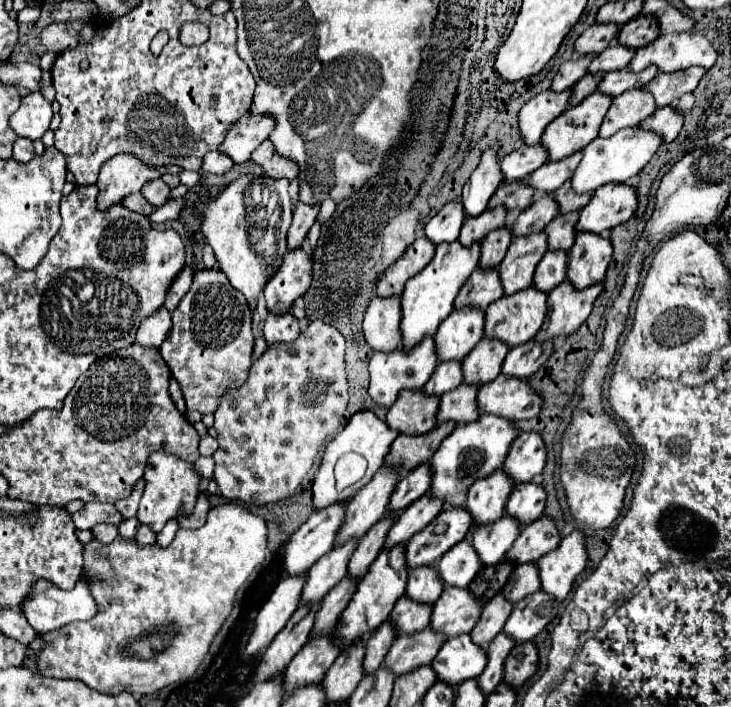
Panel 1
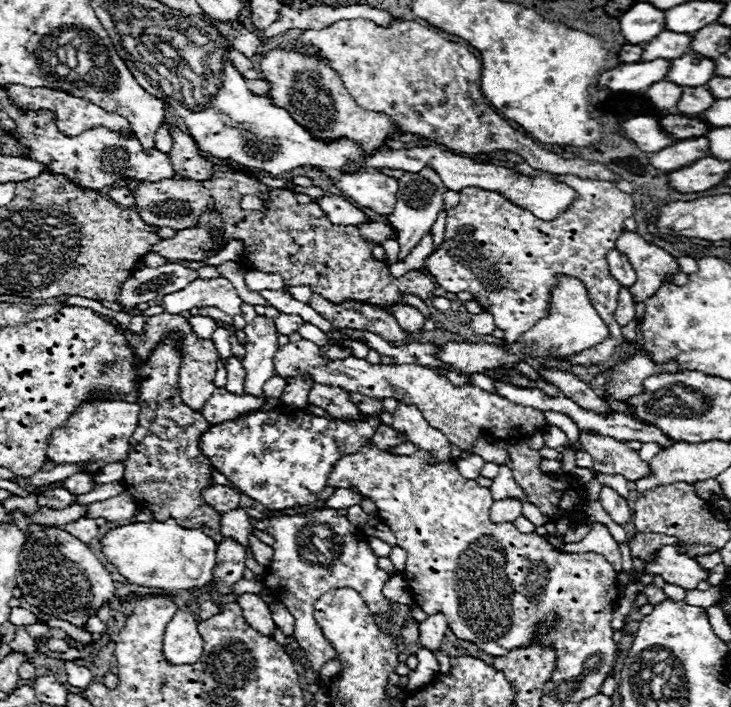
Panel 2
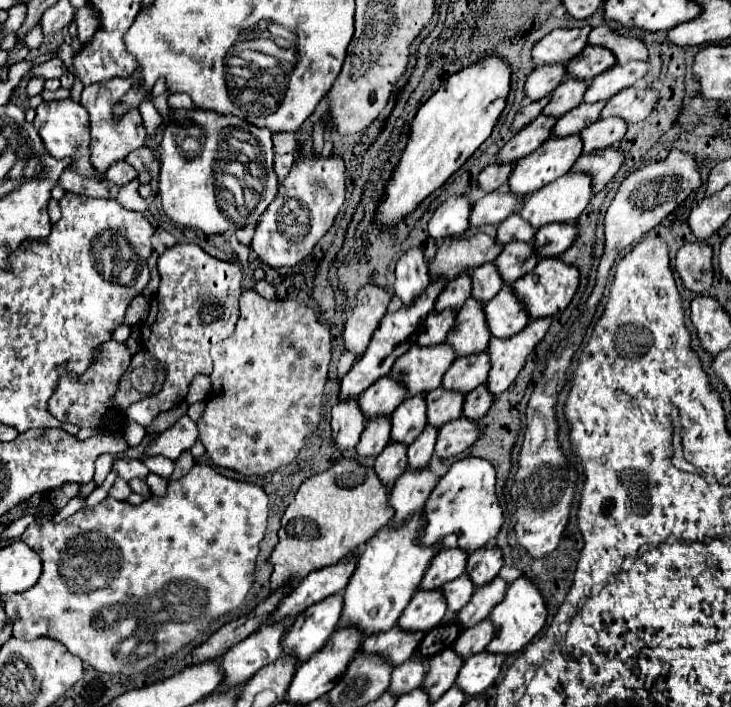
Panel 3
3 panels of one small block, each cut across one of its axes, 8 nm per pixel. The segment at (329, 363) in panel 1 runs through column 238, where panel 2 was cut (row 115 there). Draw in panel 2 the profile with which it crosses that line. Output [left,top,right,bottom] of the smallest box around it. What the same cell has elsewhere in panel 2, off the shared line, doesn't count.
[298,18,618,180]

